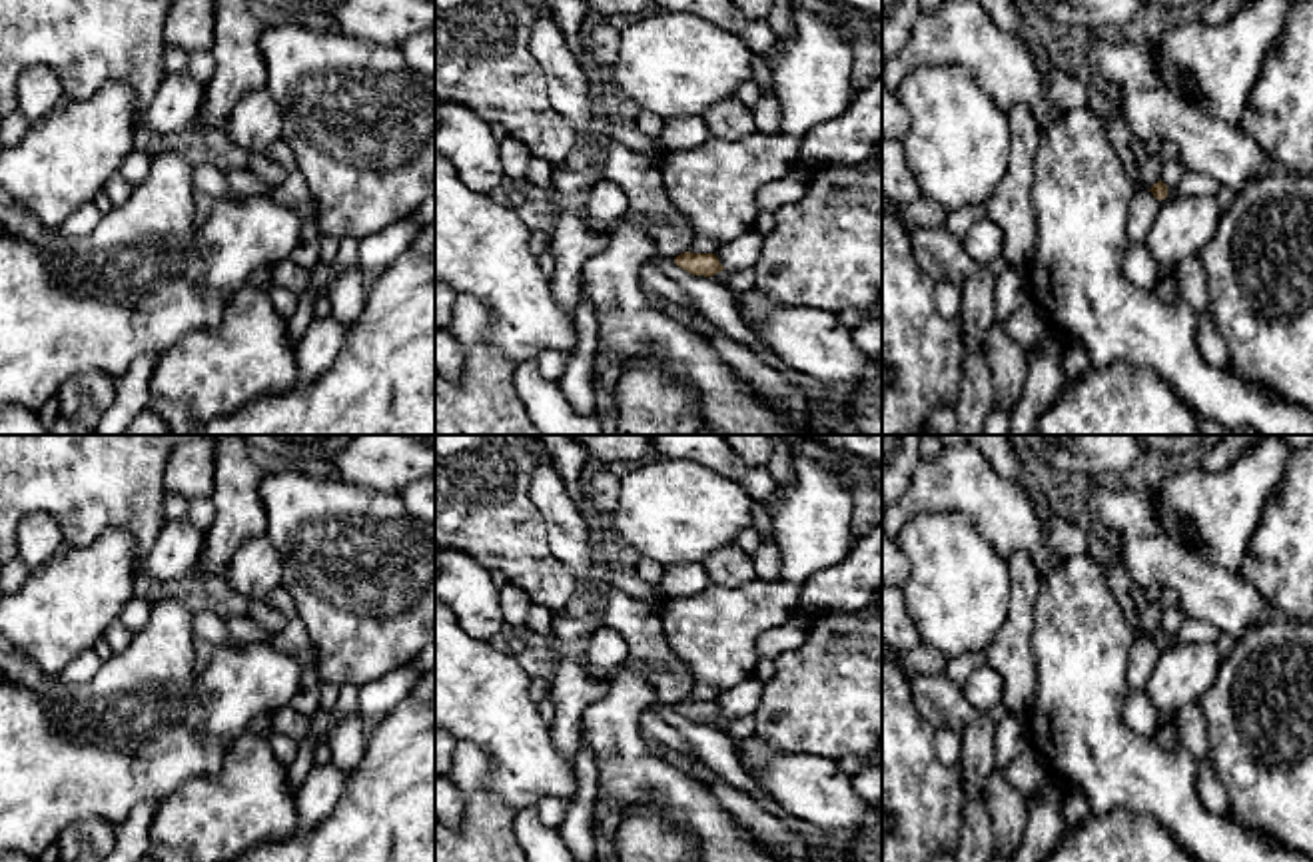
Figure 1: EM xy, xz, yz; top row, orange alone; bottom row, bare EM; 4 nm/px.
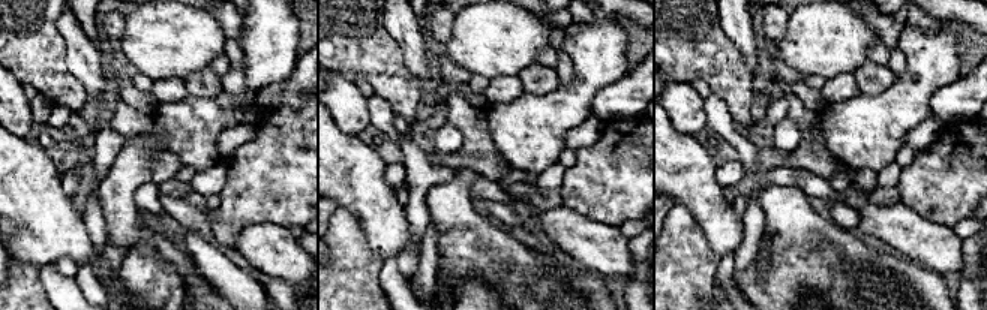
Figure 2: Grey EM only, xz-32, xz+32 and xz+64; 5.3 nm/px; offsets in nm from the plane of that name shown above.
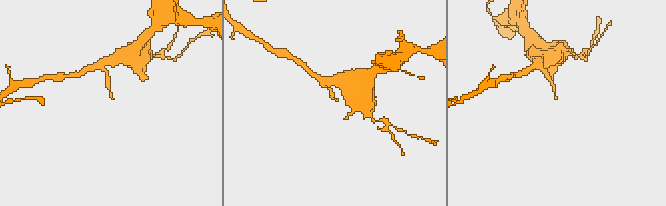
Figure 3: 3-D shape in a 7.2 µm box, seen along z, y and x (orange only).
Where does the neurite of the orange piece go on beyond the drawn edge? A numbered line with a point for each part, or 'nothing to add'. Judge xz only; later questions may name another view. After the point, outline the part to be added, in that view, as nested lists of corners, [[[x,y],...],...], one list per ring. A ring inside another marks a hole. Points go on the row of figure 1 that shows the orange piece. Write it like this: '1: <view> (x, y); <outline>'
1: xz (743, 280); [[[746,267],[746,269],[722,269],[718,273],[714,273],[716,277],[722,279],[722,283],[732,291],[732,293],[742,293],[754,287],[756,281],[756,273],[754,267]],[[712,275],[712,277],[714,277]]]

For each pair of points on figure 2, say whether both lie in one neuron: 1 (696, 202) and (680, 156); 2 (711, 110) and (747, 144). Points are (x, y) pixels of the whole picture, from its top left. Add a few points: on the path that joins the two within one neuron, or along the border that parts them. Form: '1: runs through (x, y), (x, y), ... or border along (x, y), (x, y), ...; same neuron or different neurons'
1: runs through (696, 190), (681, 168); same neuron
2: runs through (719, 120), (737, 140); same neuron

